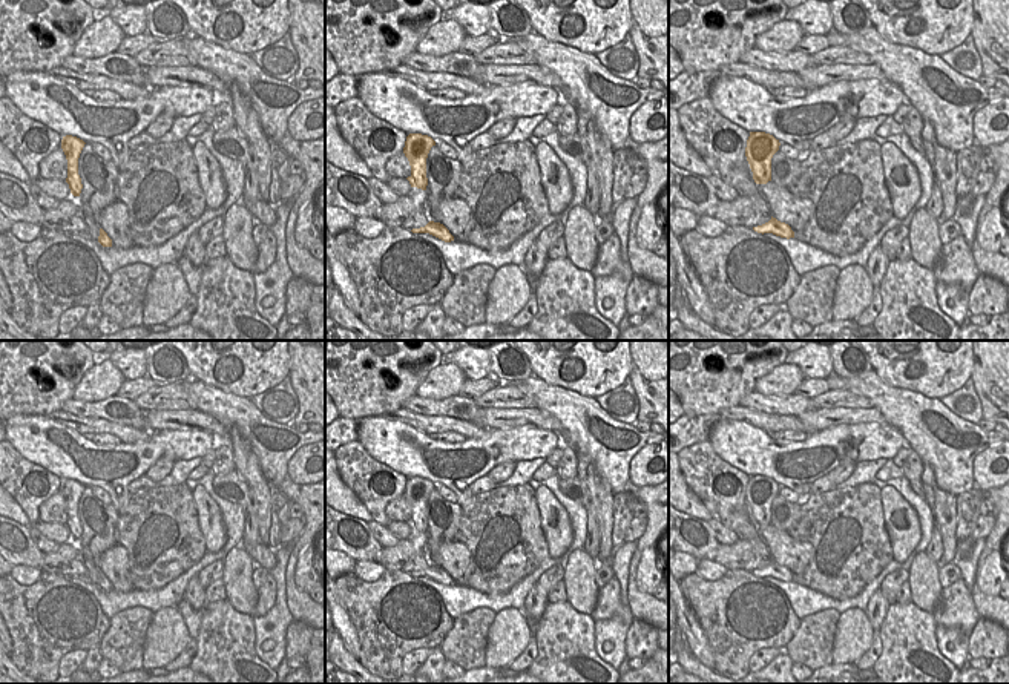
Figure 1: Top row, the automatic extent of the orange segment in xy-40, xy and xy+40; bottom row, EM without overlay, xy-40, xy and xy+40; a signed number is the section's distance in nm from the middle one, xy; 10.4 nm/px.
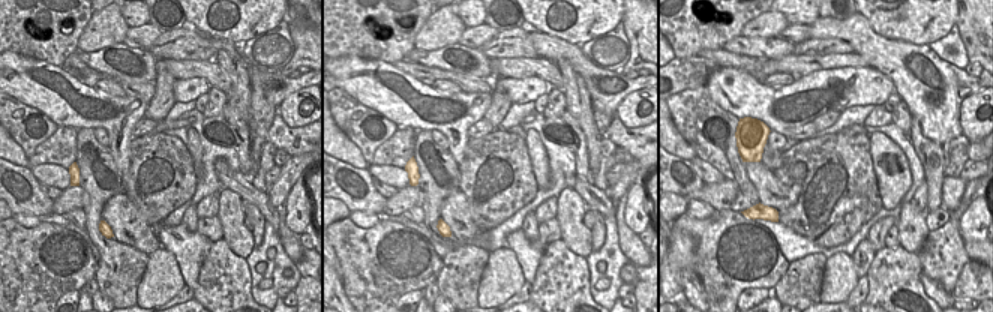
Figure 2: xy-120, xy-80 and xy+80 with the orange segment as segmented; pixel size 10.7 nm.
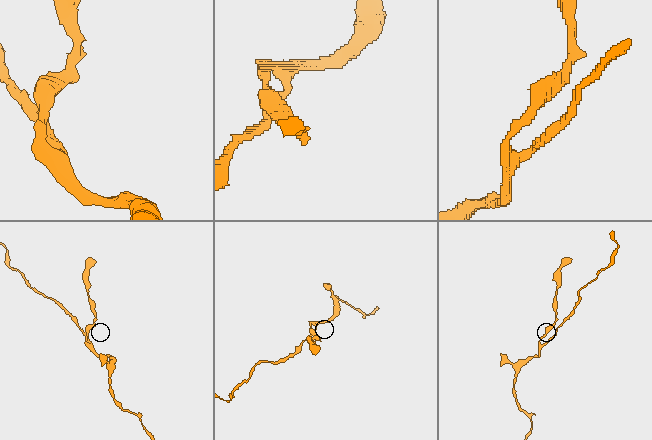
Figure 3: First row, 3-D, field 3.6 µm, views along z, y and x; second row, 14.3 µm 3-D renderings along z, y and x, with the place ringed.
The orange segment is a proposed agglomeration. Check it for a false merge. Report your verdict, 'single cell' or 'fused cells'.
fused cells

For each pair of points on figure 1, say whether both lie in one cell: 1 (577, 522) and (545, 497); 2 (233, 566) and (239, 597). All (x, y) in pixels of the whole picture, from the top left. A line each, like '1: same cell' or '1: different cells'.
1: different cells
2: same cell

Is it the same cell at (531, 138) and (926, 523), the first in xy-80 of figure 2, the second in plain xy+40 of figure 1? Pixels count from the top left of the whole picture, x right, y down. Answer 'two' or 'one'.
two

